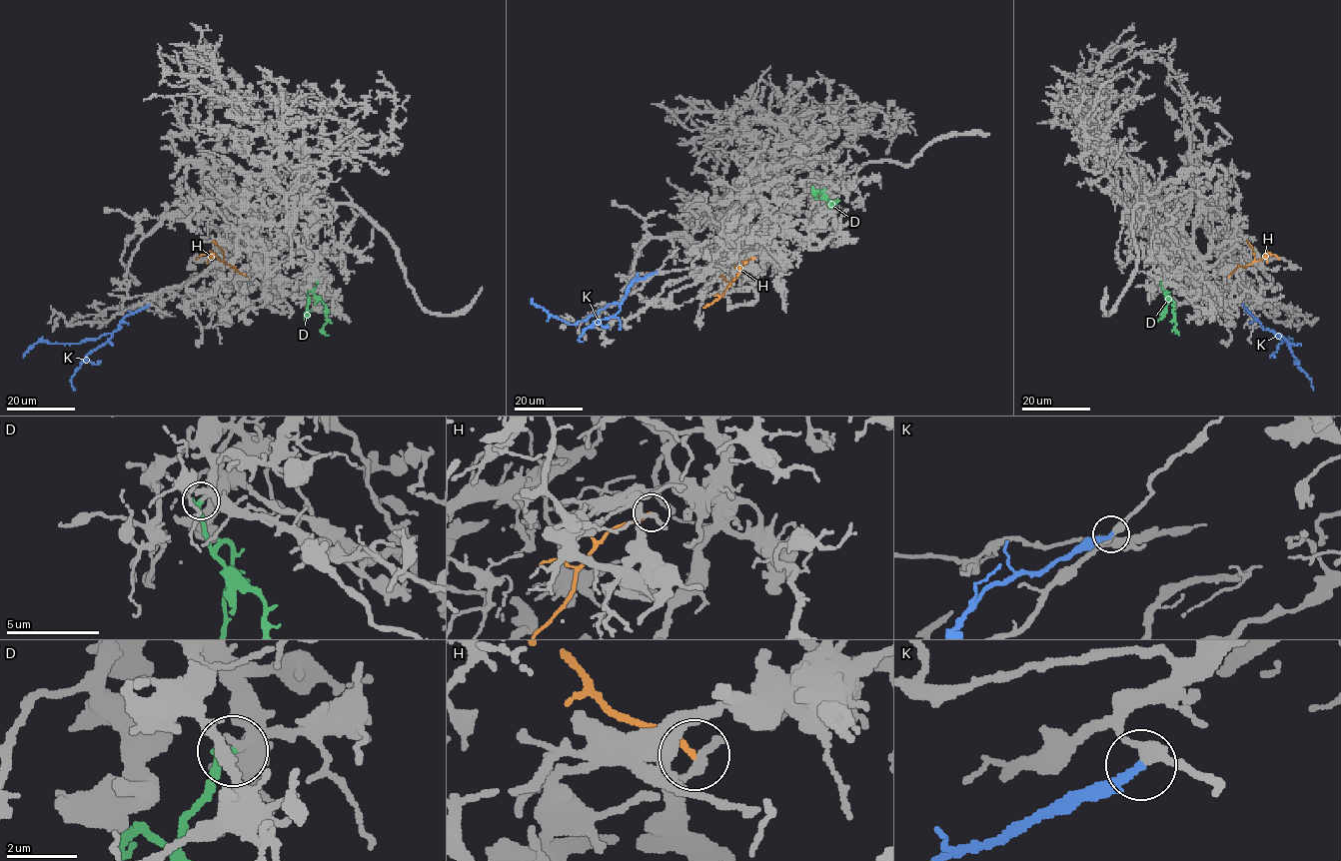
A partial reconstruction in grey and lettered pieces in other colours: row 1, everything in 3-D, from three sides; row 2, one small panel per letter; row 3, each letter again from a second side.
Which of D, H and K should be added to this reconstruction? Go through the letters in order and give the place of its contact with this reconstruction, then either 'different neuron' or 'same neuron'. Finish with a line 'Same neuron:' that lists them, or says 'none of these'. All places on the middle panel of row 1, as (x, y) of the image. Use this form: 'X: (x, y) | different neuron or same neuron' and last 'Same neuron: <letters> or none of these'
D: (825, 190) | same neuron
H: (754, 257) | different neuron
K: (657, 272) | different neuron
Same neuron: D

